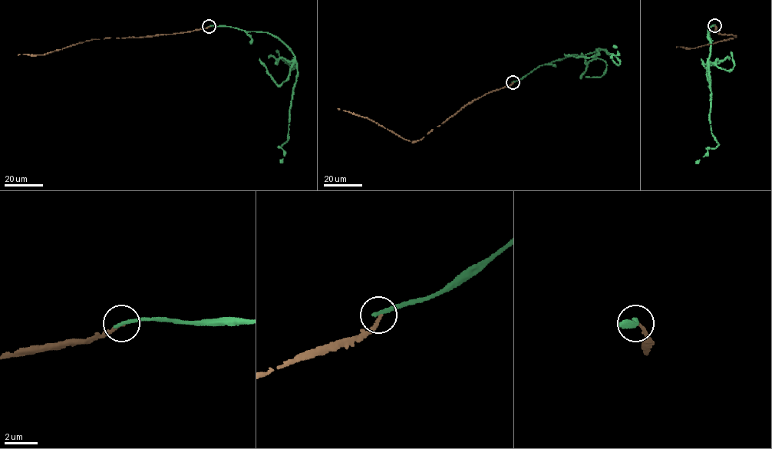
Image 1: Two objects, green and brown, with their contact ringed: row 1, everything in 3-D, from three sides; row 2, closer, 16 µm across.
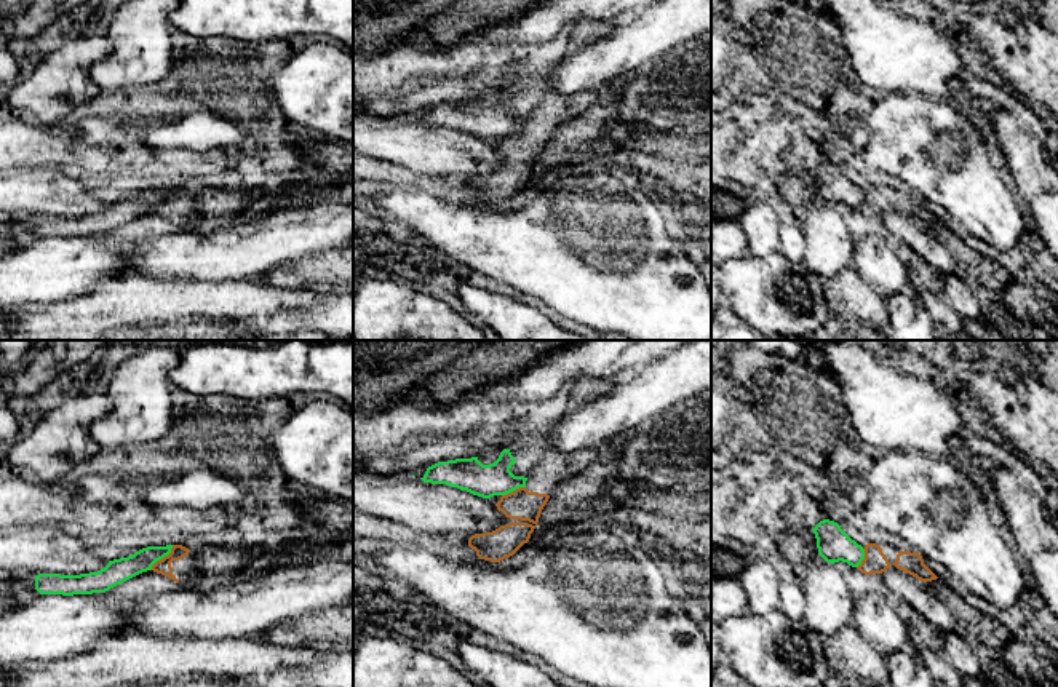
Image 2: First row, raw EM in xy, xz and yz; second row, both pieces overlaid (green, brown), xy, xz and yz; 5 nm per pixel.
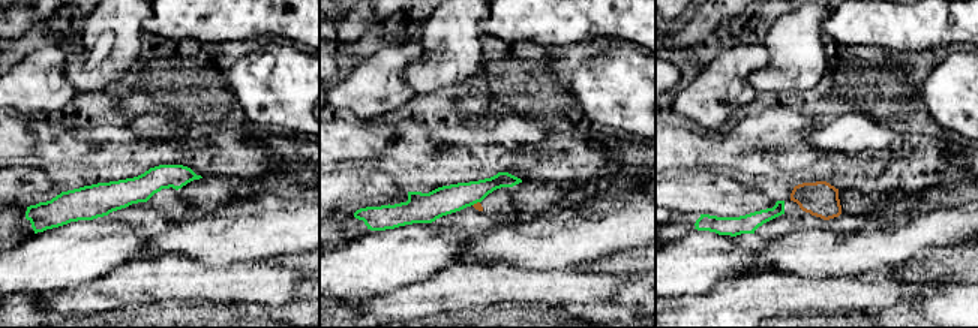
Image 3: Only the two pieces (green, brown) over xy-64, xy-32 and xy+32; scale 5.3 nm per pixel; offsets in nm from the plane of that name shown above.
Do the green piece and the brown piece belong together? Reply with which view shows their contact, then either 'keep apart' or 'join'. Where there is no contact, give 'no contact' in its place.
meets green in xy; keep apart

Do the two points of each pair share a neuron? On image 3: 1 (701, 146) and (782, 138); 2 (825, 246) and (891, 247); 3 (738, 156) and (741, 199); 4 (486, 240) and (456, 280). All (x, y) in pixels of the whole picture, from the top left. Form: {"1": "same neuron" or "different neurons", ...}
{"1": "same neuron", "2": "same neuron", "3": "different neurons", "4": "different neurons"}

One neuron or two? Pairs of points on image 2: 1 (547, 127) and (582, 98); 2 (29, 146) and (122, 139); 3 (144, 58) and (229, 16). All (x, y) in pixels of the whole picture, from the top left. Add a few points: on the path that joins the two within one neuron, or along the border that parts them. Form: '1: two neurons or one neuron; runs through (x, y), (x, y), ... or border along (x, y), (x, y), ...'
1: one neuron; runs through (555, 119), (574, 104)
2: one neuron; runs through (51, 146), (63, 146), (83, 162), (99, 160)
3: two neurons; border along (168, 16), (173, 27)

